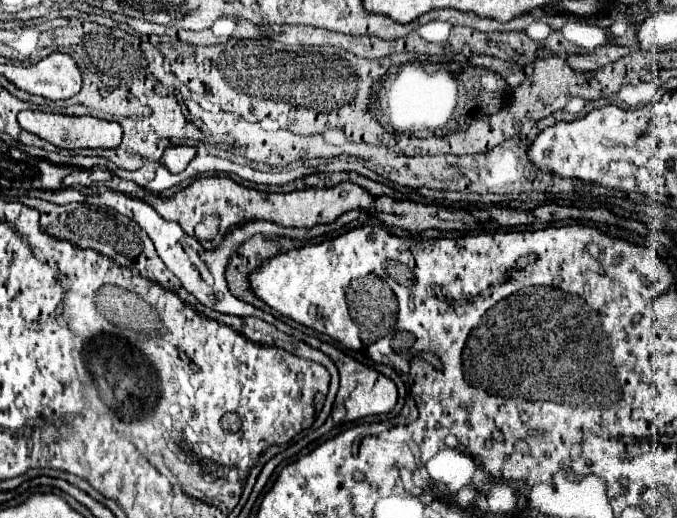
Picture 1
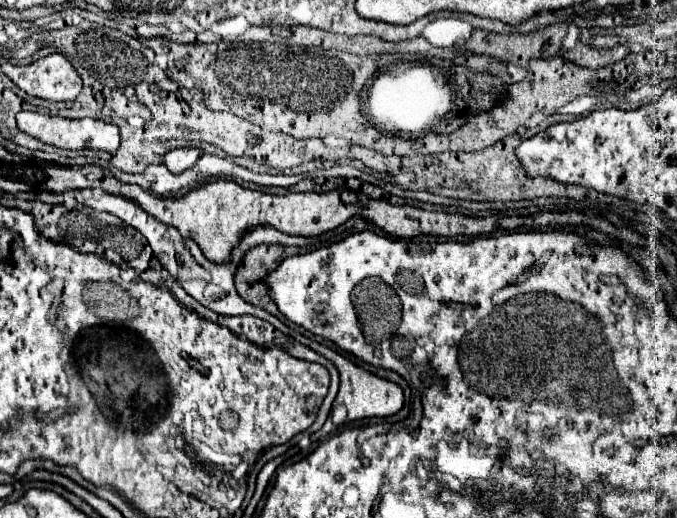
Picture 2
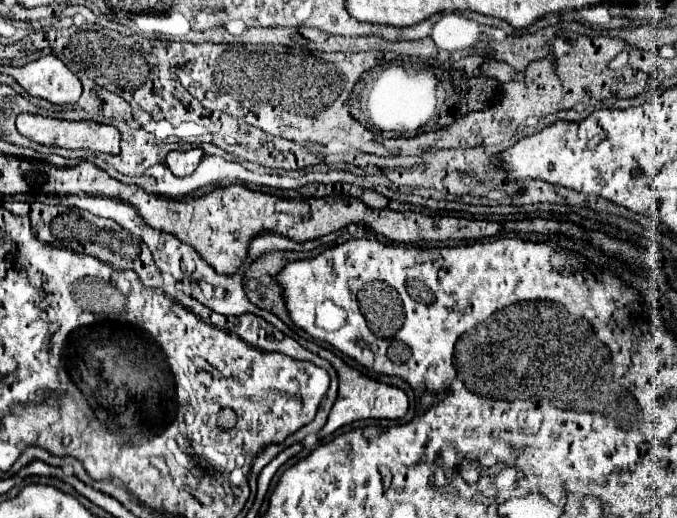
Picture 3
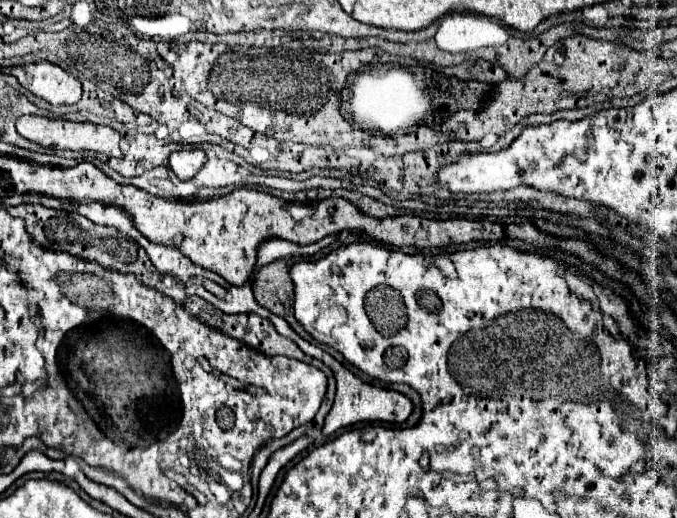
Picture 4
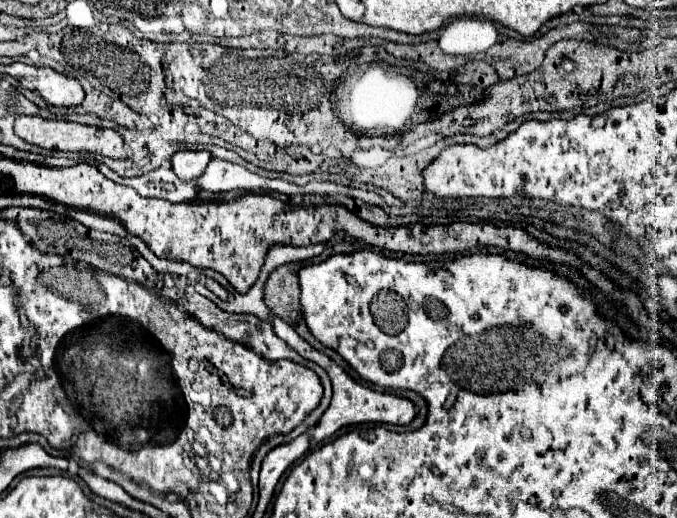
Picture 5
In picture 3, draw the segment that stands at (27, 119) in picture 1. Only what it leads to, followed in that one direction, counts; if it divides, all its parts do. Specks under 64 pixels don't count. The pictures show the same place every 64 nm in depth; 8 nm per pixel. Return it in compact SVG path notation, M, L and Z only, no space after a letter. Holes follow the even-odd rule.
M20 114L16 118L16 128L20 134L28 136L30 140L46 146L60 146L68 150L78 150L78 148L88 148L96 152L106 152L106 154L118 154L120 152L120 132L114 126L98 124L92 120L82 120L82 122L70 122L70 120L56 120L56 118L46 118L46 116L36 116L36 114Z

